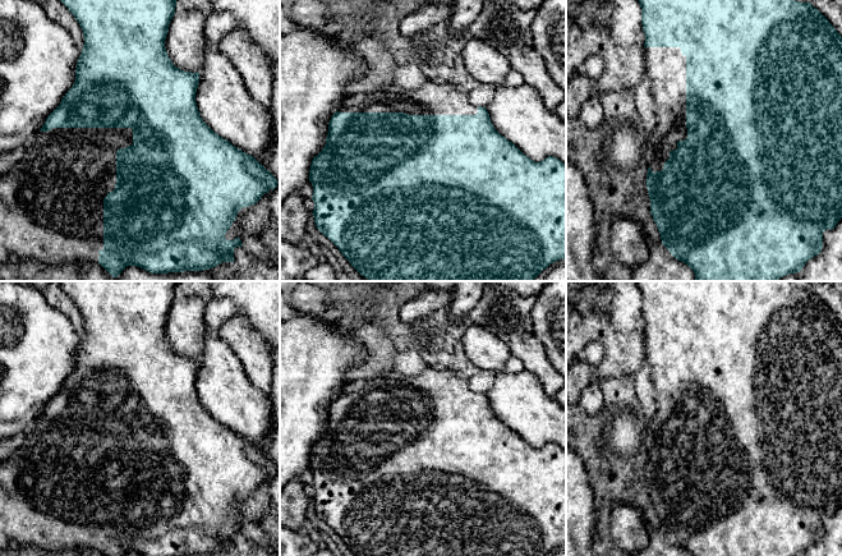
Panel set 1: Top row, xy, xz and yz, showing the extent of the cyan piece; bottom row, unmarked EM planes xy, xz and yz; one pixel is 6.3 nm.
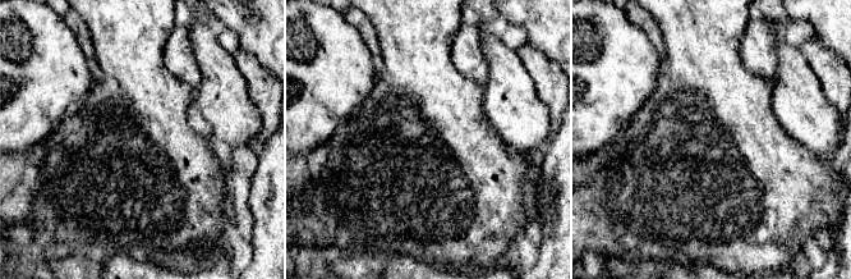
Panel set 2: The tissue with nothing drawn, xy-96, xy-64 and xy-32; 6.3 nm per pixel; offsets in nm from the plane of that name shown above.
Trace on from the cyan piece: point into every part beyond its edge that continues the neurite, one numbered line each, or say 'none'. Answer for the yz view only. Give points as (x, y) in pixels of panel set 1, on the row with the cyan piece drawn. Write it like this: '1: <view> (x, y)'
1: yz (666, 67)

